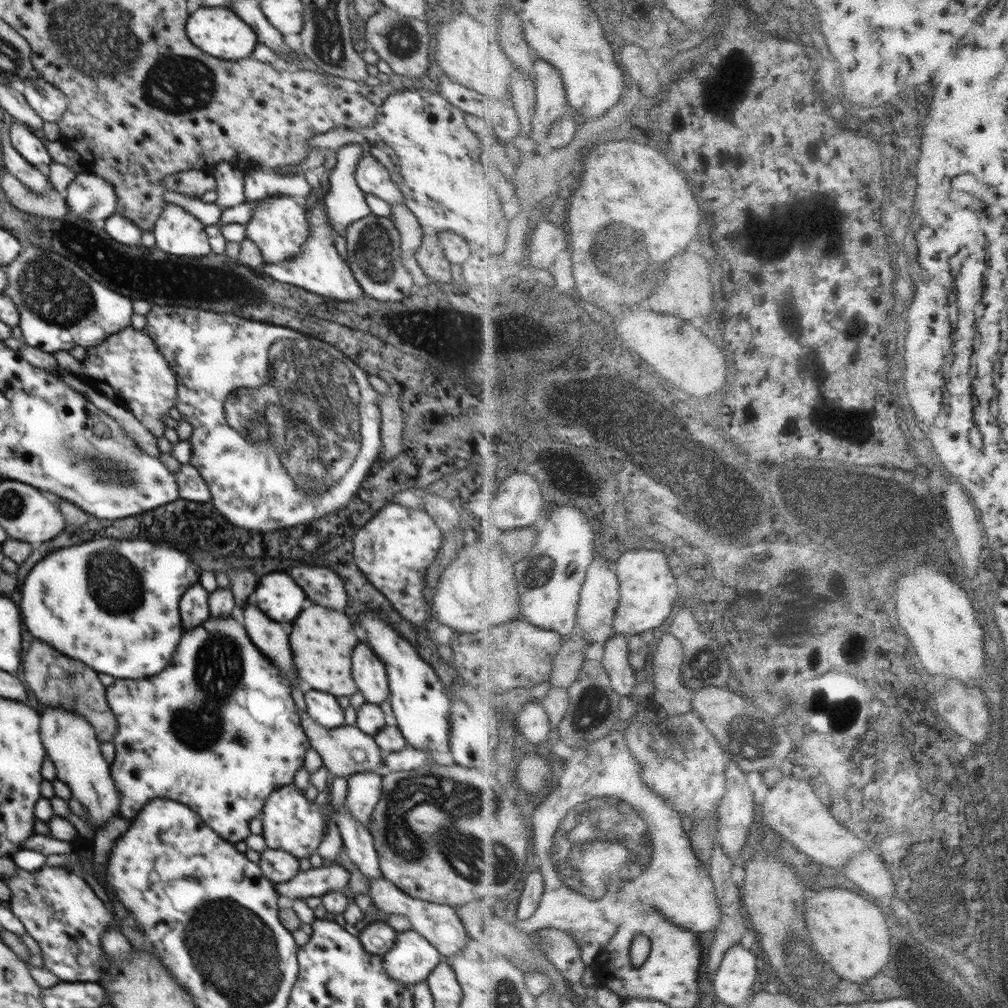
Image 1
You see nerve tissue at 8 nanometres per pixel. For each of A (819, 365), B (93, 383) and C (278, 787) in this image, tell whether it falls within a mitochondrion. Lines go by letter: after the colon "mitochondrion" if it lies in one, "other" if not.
A: mitochondrion
B: other
C: other

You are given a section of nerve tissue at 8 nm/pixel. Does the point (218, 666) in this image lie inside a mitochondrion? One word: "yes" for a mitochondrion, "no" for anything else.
yes

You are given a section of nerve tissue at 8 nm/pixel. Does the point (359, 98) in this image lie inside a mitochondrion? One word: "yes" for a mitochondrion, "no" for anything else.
no

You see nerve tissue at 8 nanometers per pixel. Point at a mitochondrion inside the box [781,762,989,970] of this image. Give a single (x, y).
(905, 866)

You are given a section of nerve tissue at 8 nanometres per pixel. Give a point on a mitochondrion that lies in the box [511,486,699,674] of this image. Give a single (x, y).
(541, 570)

